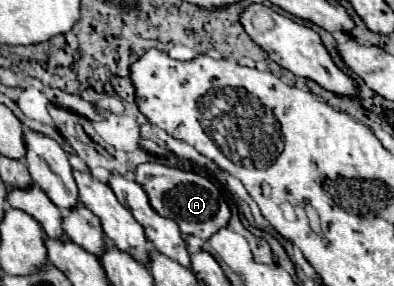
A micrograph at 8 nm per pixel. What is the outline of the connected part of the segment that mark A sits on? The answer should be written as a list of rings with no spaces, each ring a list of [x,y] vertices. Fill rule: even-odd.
[[[146,162],[136,168],[136,182],[146,190],[152,208],[160,216],[174,220],[180,226],[182,234],[192,234],[200,236],[202,240],[208,240],[212,234],[224,228],[232,216],[220,190],[208,178],[198,176],[194,172],[184,172],[164,164]]]

